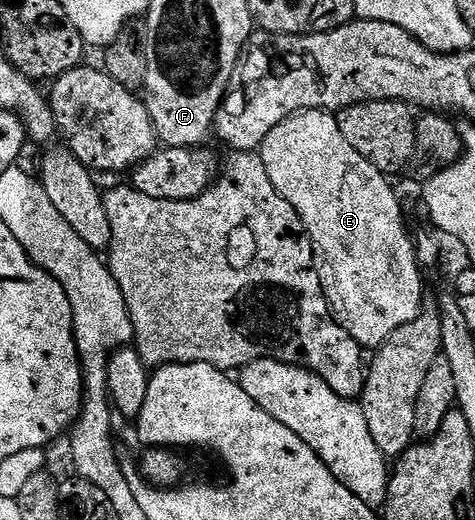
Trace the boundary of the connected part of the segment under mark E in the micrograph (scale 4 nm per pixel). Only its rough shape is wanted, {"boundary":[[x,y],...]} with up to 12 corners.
{"boundary":[[322,108],[258,151],[332,319],[381,348],[425,307],[391,179]]}

